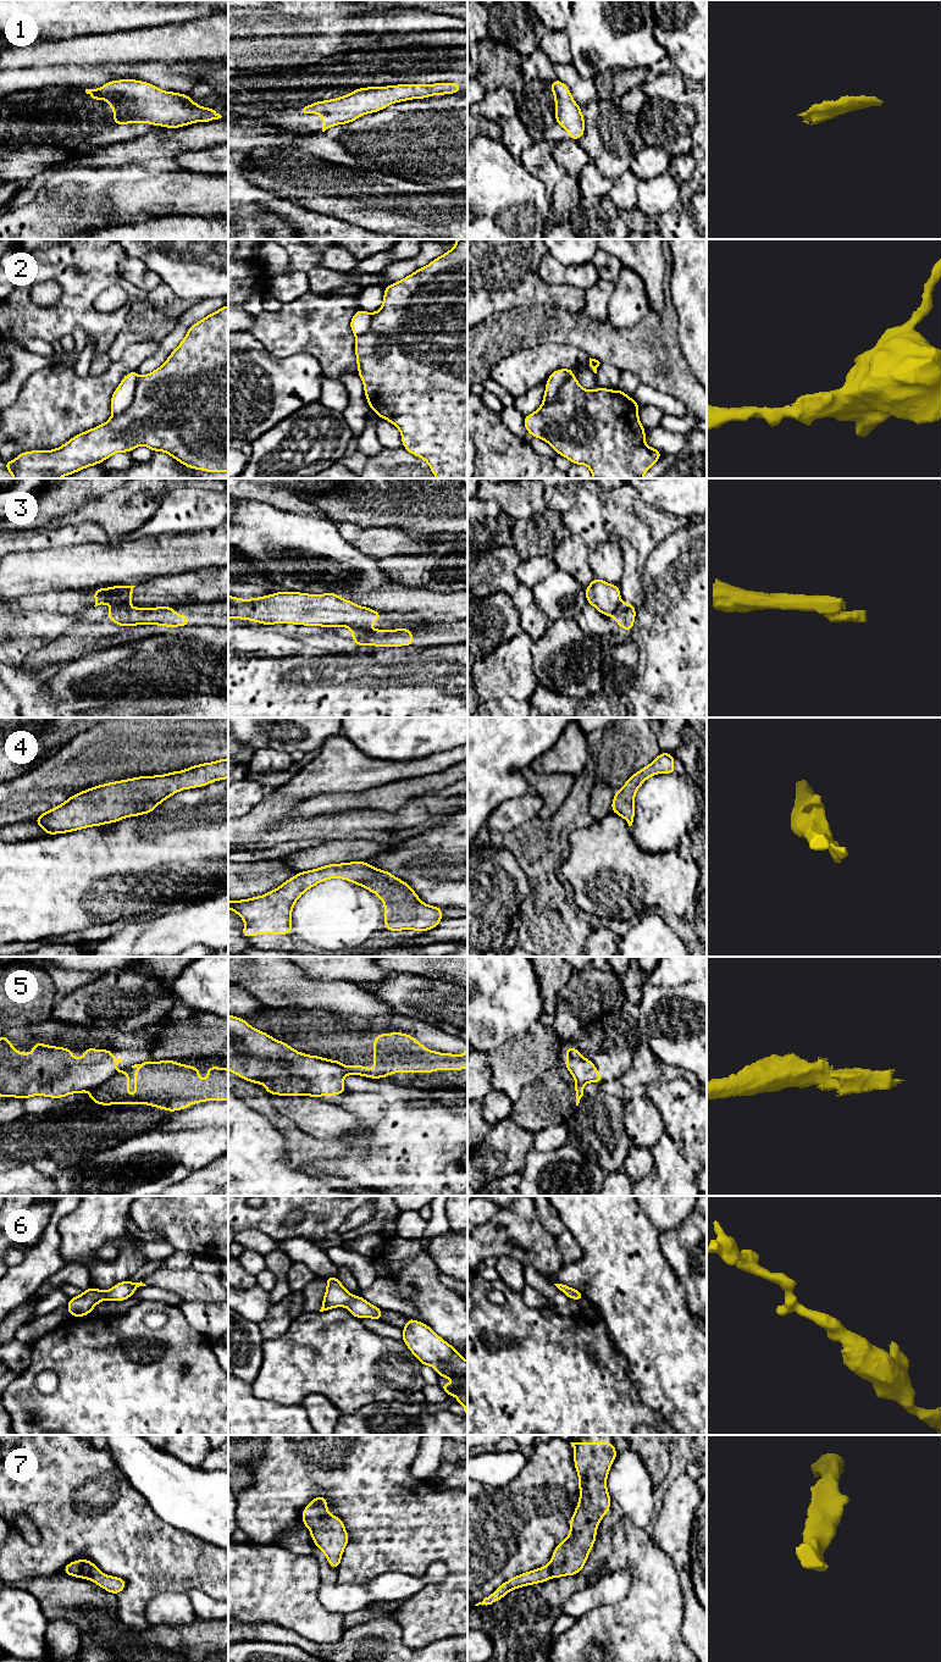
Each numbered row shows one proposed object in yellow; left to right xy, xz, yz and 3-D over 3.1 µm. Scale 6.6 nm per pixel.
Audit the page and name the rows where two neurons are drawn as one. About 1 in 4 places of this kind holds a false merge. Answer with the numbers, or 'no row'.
3, 5

